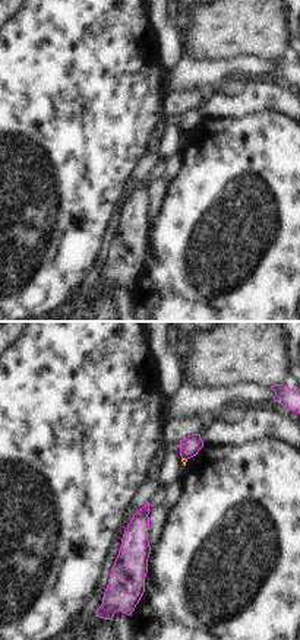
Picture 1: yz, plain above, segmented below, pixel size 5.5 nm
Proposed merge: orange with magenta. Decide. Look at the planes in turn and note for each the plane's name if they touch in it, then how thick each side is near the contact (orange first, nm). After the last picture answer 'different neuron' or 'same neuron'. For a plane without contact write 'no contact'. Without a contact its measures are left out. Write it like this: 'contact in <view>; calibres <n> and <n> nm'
contact in yz; calibres 20 and 110 nm

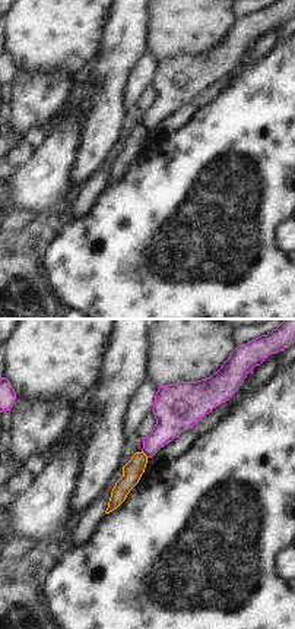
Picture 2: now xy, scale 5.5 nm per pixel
contact in xy; calibres 110 and 180 nm

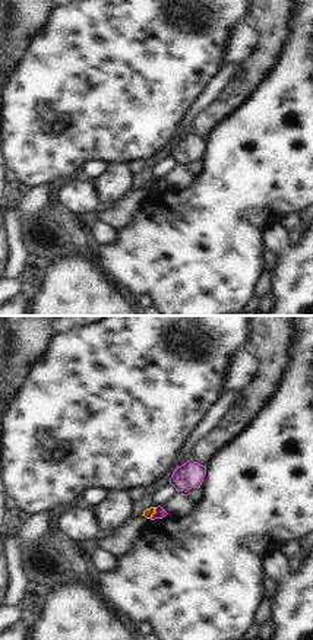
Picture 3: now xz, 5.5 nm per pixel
contact in xz; calibres 50 and 60 nm

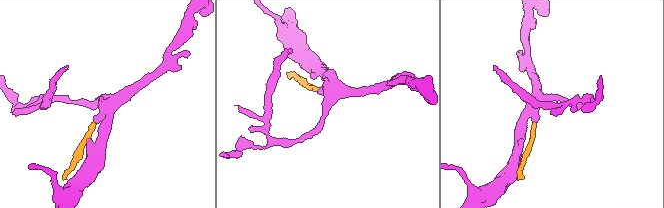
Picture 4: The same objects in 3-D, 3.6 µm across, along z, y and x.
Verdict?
different neuron

